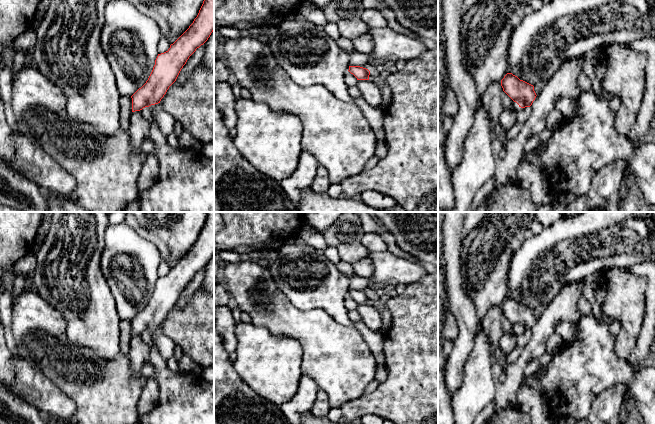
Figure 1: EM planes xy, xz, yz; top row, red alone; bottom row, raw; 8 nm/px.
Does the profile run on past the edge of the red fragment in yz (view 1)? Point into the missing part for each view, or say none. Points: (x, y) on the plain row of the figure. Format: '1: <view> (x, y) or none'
1: none

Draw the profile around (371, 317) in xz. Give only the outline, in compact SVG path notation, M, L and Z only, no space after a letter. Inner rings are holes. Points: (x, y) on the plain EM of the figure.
M358 304L357 311L362 318L362 322L372 331L378 331L381 324L381 315L372 304Z

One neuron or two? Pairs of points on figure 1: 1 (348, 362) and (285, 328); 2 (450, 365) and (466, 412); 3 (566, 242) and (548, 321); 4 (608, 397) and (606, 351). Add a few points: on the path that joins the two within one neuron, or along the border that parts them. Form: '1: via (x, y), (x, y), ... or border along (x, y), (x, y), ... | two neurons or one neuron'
1: via (332, 350), (310, 328), (301, 328) | one neuron
2: border along (464, 366), (461, 384), (451, 396) | two neurons
3: border along (567, 283), (545, 307) | two neurons
4: border along (627, 387), (609, 387), (591, 405) | two neurons

